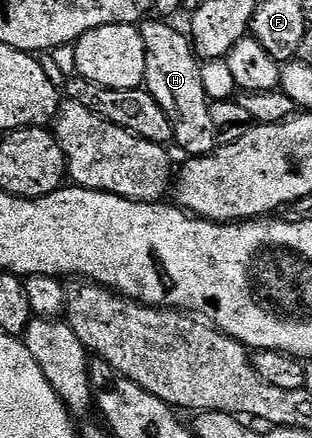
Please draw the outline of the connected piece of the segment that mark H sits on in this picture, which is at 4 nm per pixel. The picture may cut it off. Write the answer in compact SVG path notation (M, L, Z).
M146 19L141 22L146 47L146 79L144 88L153 95L174 124L173 140L184 147L191 157L211 153L219 144L219 133L213 125L210 98L202 82L202 65L191 38L173 29L166 19Z

